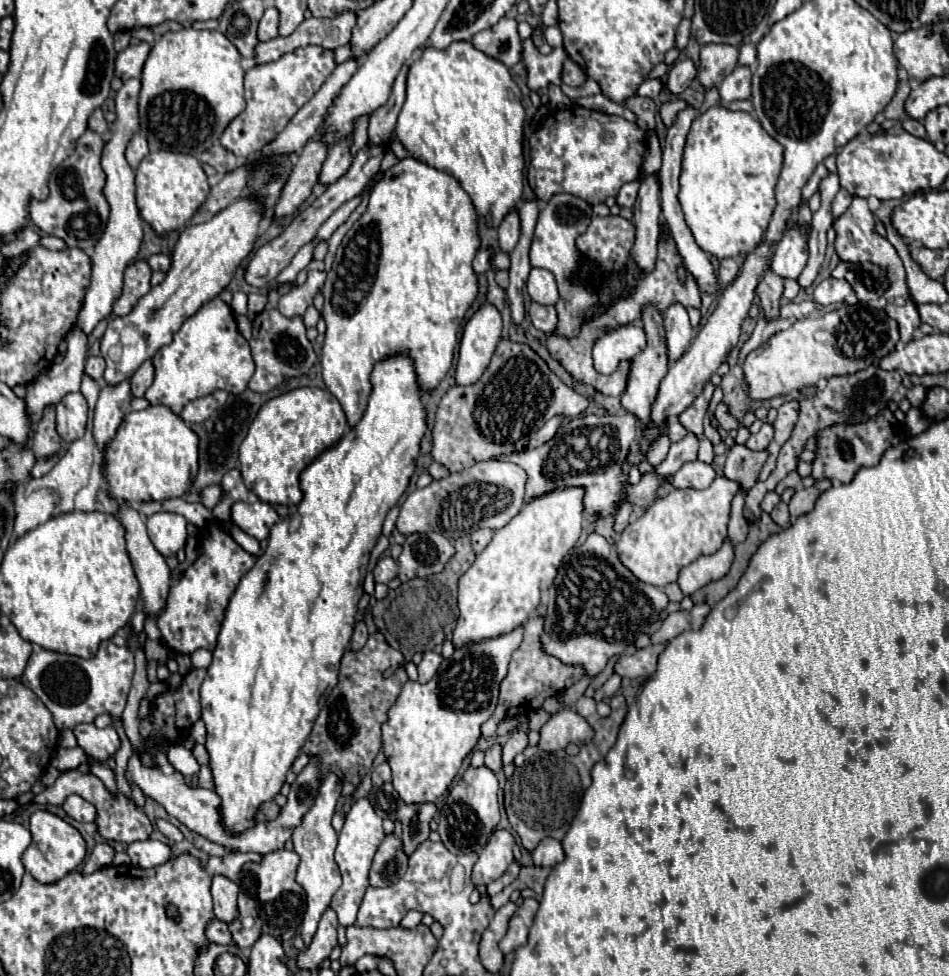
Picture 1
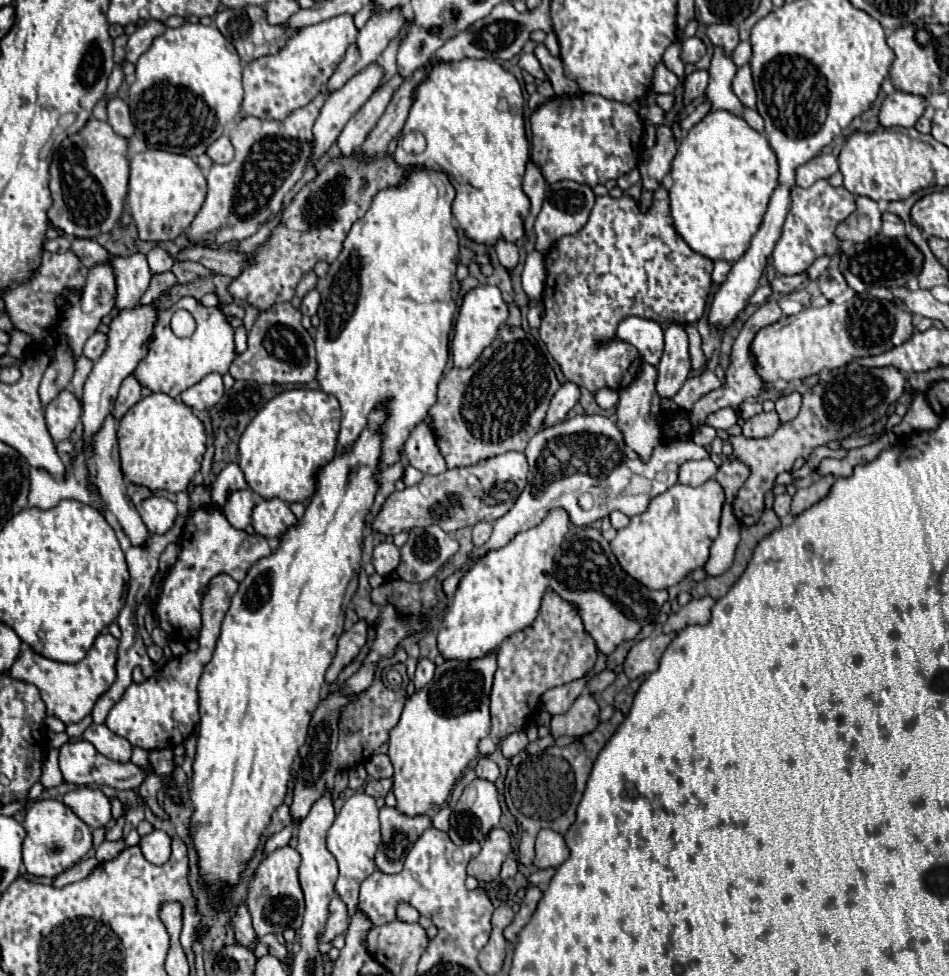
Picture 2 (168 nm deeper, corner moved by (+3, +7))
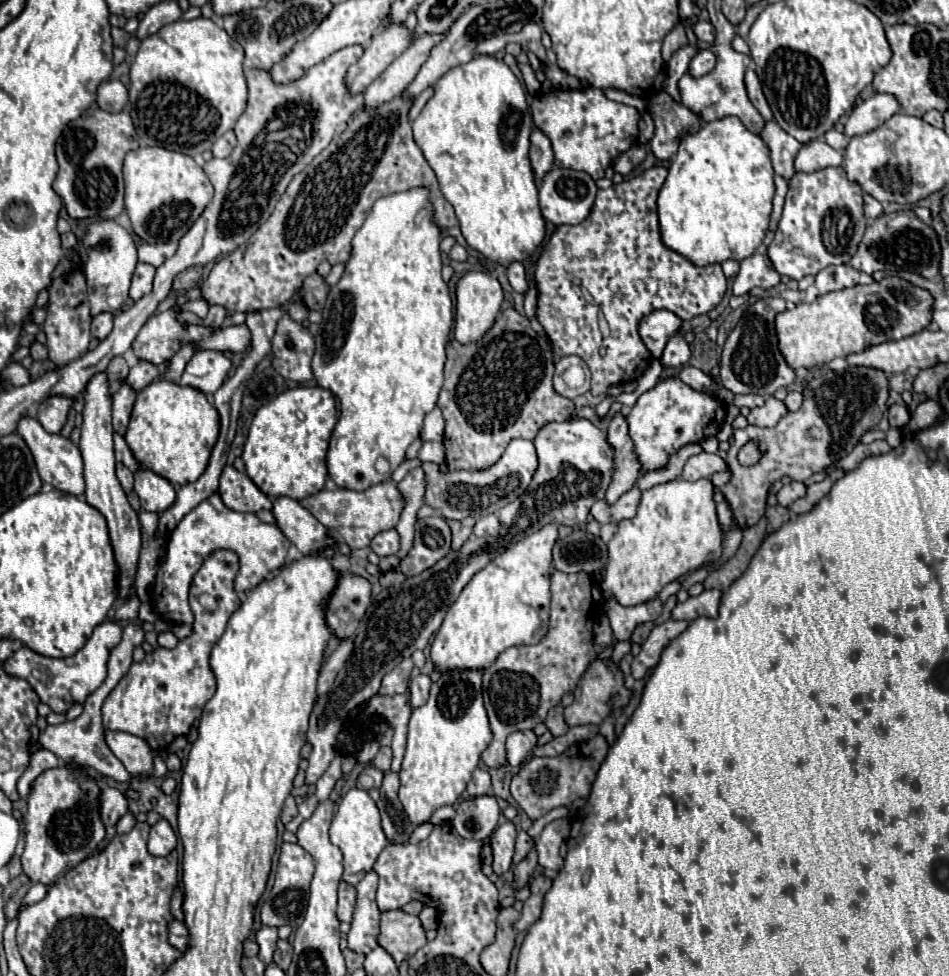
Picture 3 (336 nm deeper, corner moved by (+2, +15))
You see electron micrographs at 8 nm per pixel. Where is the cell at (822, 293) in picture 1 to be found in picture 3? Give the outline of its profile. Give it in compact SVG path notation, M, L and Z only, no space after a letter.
M846 264L826 266L816 274L816 288L820 290L820 294L826 294L834 290L852 288L858 284L858 280L860 280L860 272Z

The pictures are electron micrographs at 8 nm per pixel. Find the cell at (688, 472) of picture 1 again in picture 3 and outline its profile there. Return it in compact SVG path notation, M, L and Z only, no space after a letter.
M700 452L696 456L690 456L688 462L684 464L682 478L684 480L700 480L700 478L710 478L716 472L726 470L726 462L718 454L708 454Z

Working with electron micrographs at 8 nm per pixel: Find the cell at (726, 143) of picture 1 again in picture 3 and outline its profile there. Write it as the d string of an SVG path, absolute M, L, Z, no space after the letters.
M736 116L706 122L698 132L684 136L676 160L670 162L668 178L658 196L658 216L662 242L686 256L698 266L720 264L724 260L744 260L762 242L768 230L774 196L774 170L770 164L770 150L764 140L750 132Z

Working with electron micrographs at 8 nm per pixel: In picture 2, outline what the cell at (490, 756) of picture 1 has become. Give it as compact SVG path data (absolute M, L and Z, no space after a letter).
M481 758L475 766L475 774L477 774L477 778L485 778L489 782L495 782L499 776L499 768L491 758Z

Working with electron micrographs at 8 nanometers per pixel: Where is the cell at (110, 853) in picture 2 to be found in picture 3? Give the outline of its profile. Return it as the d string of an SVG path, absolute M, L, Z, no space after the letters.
M126 812L126 814L124 814L120 820L118 820L116 830L118 830L118 834L124 834L124 832L130 832L130 830L134 828L134 824L136 824L134 814L132 814L132 812Z

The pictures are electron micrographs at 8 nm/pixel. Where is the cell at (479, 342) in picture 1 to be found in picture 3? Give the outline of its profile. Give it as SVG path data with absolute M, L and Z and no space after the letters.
M468 272L458 280L456 286L456 318L454 318L454 338L460 344L478 342L494 324L500 306L504 302L504 292L500 282L486 272Z

